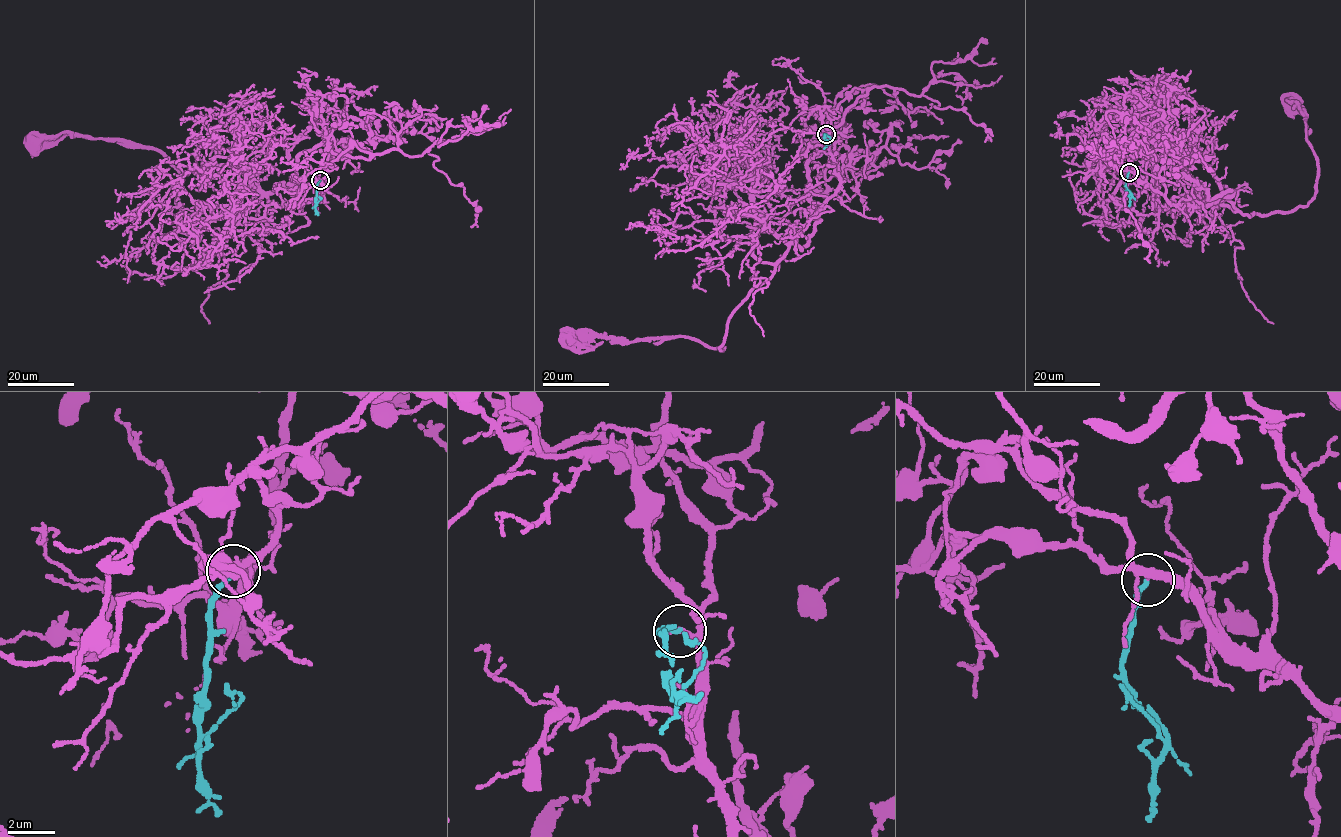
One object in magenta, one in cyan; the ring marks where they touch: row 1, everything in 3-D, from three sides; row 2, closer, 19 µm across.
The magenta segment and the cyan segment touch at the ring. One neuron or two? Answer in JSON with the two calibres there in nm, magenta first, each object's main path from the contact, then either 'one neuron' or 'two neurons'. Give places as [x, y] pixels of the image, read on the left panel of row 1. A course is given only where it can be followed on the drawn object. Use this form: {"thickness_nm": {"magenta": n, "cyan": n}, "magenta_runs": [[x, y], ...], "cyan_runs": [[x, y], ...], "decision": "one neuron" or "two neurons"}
{"thickness_nm": {"magenta": 240, "cyan": 200}, "magenta_runs": [[320, 180], [323, 201], [266, 195], [205, 218], [185, 214], [182, 175], [154, 149], [69, 132], [32, 140]], "cyan_runs": [[320, 180], [315, 212], [318, 215]], "decision": "one neuron"}

